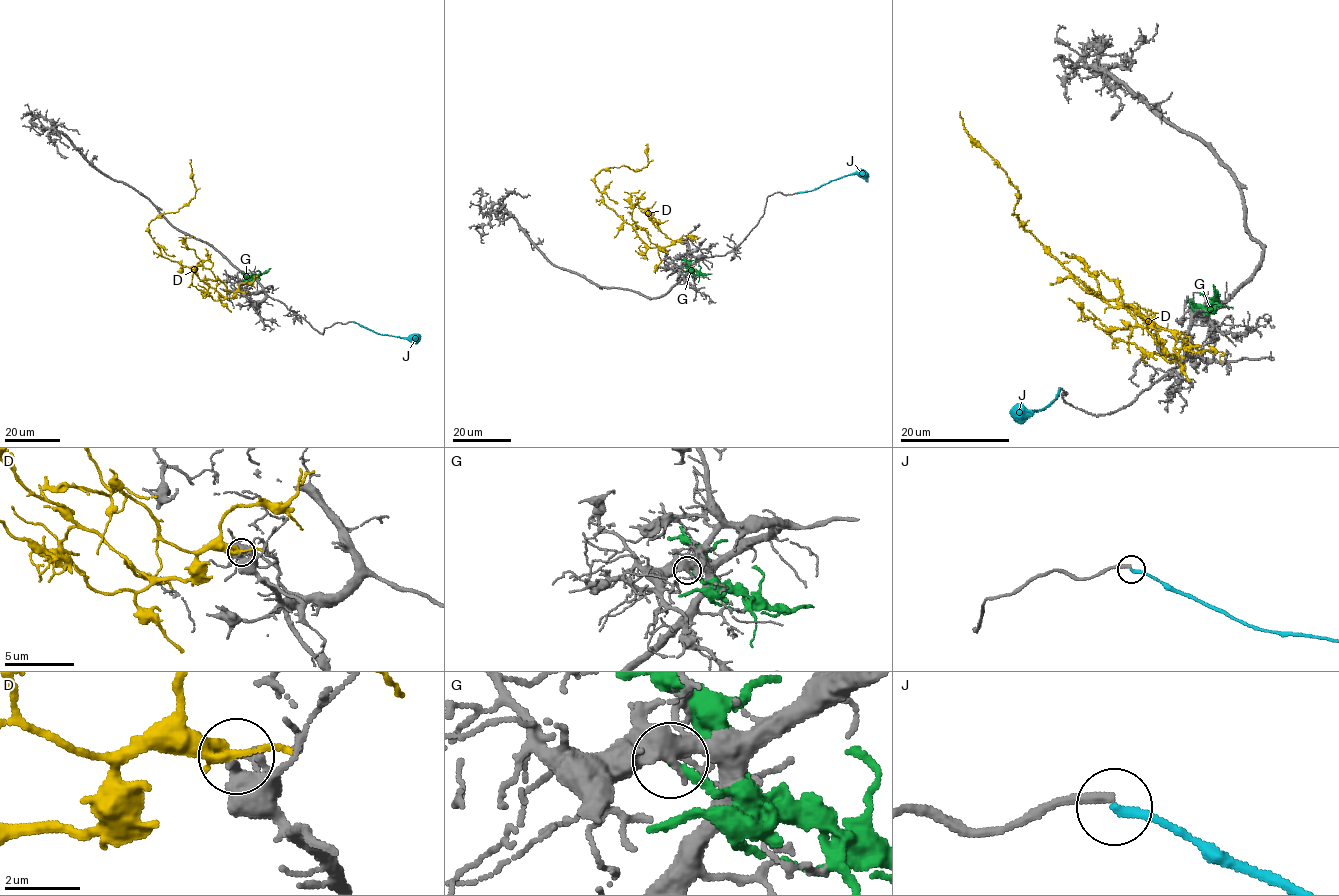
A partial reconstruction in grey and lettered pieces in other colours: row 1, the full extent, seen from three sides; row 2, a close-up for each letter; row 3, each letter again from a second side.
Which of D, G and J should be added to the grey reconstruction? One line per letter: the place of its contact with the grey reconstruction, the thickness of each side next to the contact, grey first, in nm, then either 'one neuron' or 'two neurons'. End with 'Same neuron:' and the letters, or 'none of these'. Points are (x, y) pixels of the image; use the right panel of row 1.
D: contact (1160, 342); calibres 300 and 180 nm; two neurons
G: contact (1205, 313); calibres 400 and 200 nm; two neurons
J: contact (1060, 389); calibres 260 and 240 nm; two neurons
Same neuron: none of these

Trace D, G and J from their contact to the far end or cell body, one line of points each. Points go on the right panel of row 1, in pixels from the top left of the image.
D: (1160, 343), (1175, 355), (1169, 331), (1094, 295), (1024, 228), (1012, 213), (1019, 192), (960, 111)
G: (1204, 314), (1209, 312), (1215, 297), (1213, 284)
J: (1060, 389), (1057, 397), (1041, 410), (1022, 415), (1018, 408), (1019, 414)

